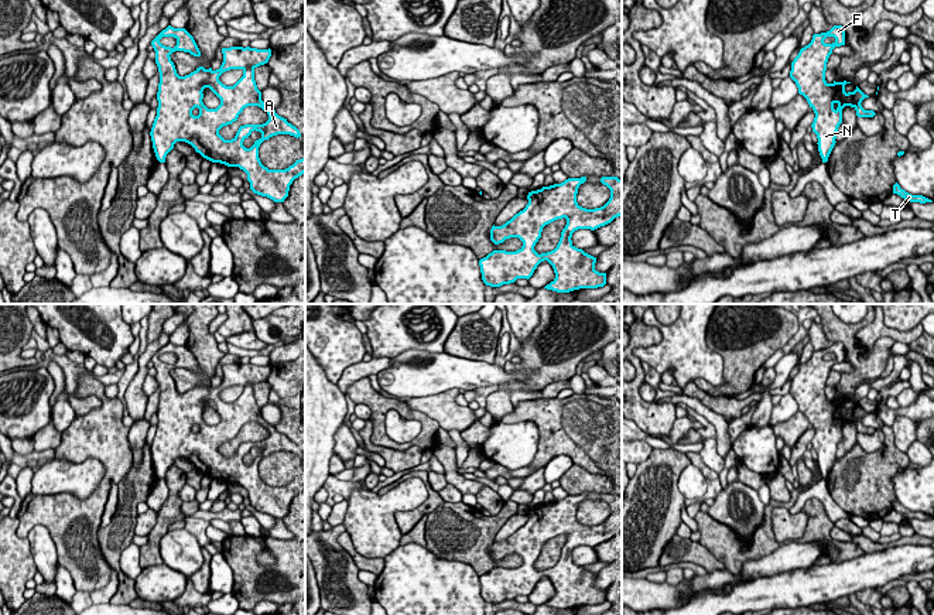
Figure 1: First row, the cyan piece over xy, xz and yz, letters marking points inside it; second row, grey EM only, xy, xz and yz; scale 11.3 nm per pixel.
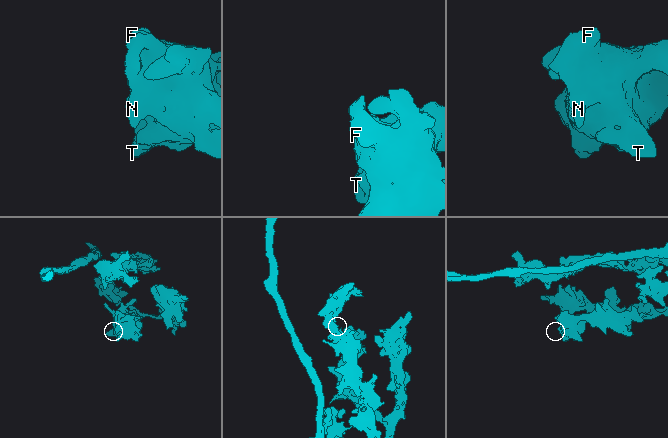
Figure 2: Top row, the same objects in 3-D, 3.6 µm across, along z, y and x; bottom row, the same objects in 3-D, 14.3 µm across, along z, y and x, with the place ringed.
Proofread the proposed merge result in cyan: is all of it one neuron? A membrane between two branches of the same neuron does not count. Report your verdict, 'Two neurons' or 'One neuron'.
One neuron

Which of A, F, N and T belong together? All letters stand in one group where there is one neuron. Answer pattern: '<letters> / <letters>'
A F N T

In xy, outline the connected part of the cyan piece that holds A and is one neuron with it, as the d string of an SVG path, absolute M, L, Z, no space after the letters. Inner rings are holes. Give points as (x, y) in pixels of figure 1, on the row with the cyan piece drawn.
M168 25L151 41L151 45L160 72L158 107L150 131L157 160L165 163L174 144L185 141L212 163L243 170L254 194L274 202L284 202L292 181L305 172L305 158L297 160L285 170L268 170L259 158L259 147L264 140L277 134L301 137L295 126L261 100L261 92L257 89L254 69L268 62L271 49L222 48L223 62L219 69L199 66L189 75L179 76L170 55L184 51L201 57L194 37L185 28ZM162 37L174 37L177 45L174 48L162 45L160 42ZM230 69L242 69L243 76L233 86L226 86L219 76ZM205 88L220 99L216 109L208 109L203 105ZM247 106L261 107L268 115L268 120L263 124L240 126L232 140L225 140L219 130L236 122ZM254 130L260 131L261 137L246 148L243 141Z

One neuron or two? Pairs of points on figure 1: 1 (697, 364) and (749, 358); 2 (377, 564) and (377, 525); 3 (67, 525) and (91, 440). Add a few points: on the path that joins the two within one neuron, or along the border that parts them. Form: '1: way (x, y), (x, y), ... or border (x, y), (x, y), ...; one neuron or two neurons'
1: border (707, 331), (722, 359), (717, 388); two neurons
2: border (351, 536), (352, 546), (361, 554), (383, 559); two neurons
3: way (88, 506), (102, 492), (110, 477), (110, 461); one neuron

